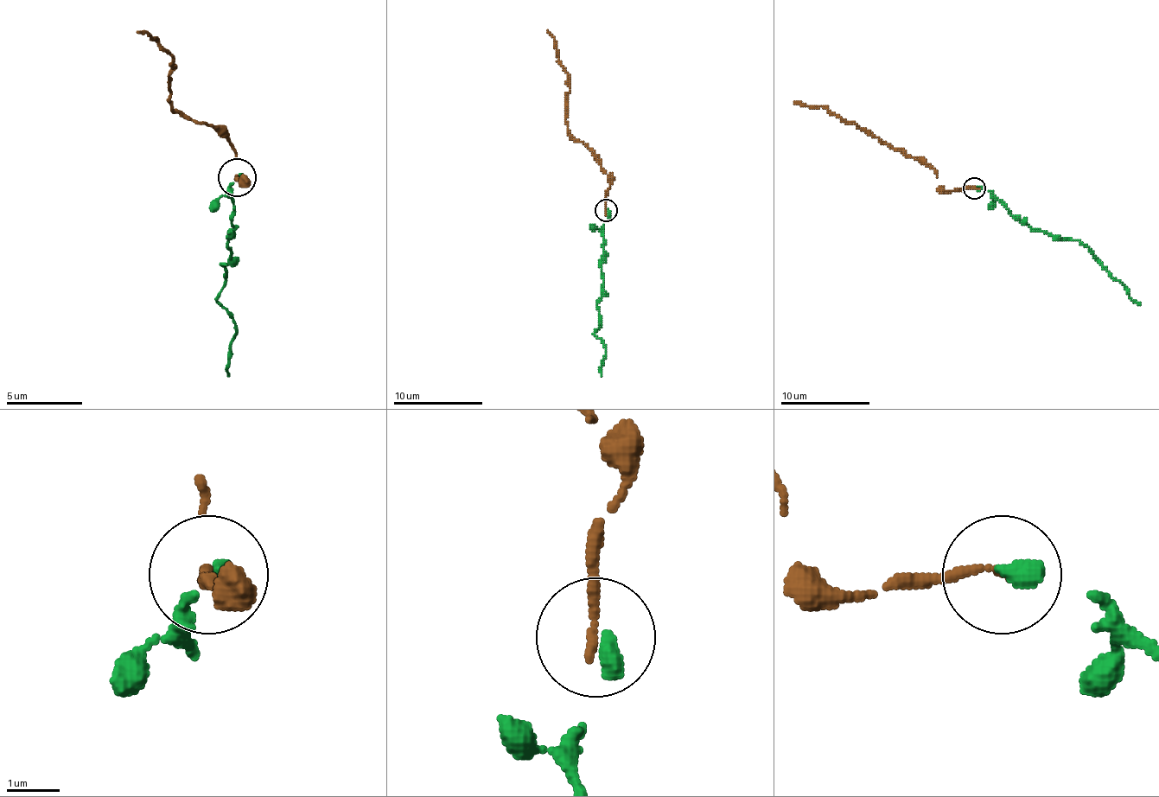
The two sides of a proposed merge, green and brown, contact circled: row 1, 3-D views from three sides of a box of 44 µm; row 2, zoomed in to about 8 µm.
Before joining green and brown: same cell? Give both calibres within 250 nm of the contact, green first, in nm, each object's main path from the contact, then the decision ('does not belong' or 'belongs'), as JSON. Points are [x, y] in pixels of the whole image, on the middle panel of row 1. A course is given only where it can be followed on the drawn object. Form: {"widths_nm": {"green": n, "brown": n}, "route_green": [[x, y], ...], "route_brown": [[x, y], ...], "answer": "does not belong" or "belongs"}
{"widths_nm": {"green": 360, "brown": 170}, "route_green": [[608, 211], [603, 224], [601, 269], [603, 296], [596, 304], [599, 315], [595, 334], [606, 349], [601, 376]], "route_brown": [[606, 211], [610, 180], [568, 128], [565, 95], [569, 77], [547, 30]], "answer": "belongs"}

